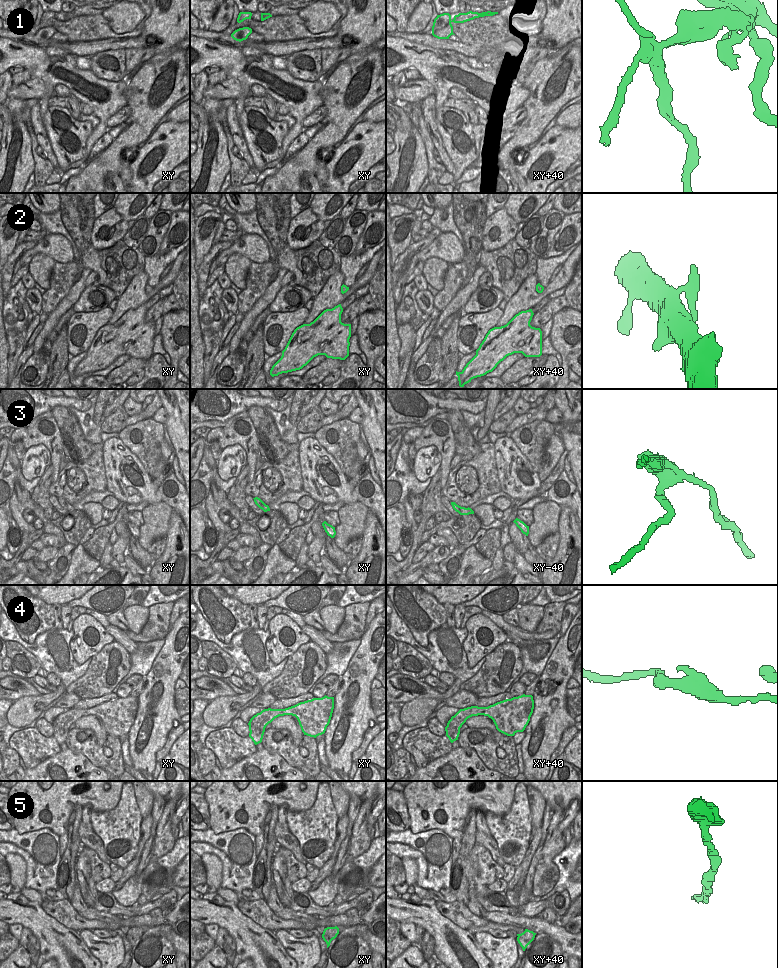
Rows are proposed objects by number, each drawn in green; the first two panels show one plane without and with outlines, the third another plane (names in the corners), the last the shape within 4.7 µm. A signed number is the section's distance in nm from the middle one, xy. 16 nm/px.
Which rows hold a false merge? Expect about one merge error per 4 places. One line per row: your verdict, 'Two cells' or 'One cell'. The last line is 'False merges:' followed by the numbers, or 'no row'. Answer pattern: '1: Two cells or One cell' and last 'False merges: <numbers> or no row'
1: Two cells
2: One cell
3: Two cells
4: One cell
5: One cell
False merges: 1, 3.

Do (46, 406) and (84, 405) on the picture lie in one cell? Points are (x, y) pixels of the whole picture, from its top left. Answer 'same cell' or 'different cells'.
same cell

